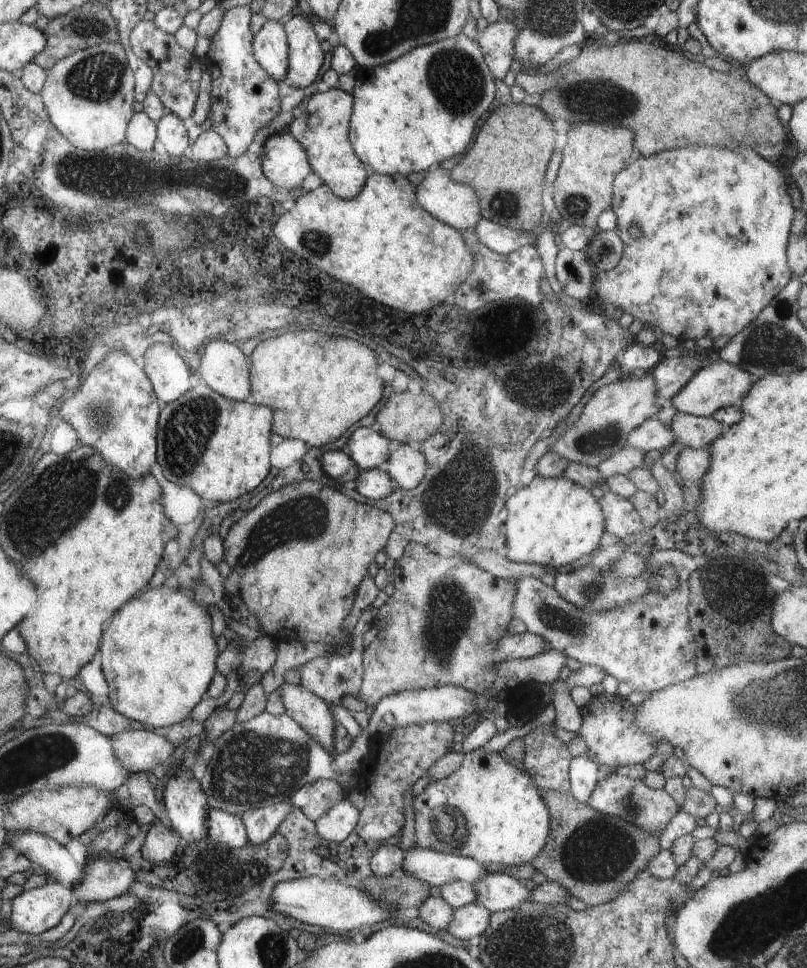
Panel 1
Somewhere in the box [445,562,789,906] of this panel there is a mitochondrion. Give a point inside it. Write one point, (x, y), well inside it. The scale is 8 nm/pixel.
(599, 852)

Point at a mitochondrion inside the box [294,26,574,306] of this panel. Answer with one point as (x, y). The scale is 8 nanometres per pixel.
(455, 77)

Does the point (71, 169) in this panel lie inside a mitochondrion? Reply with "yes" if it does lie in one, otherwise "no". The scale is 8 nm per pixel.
yes

